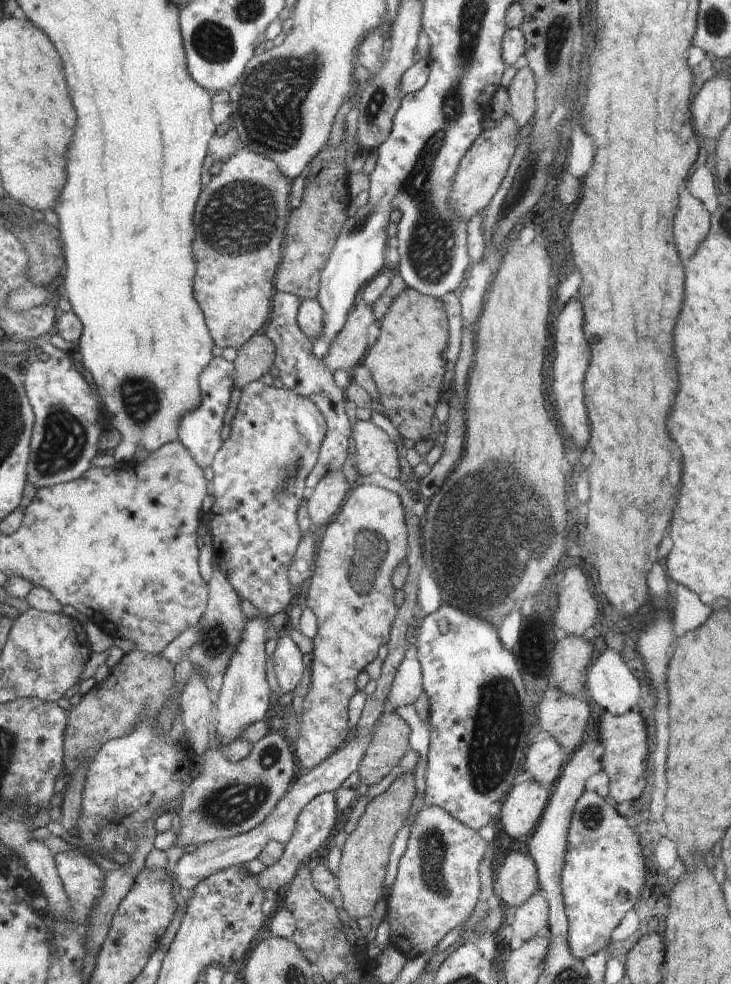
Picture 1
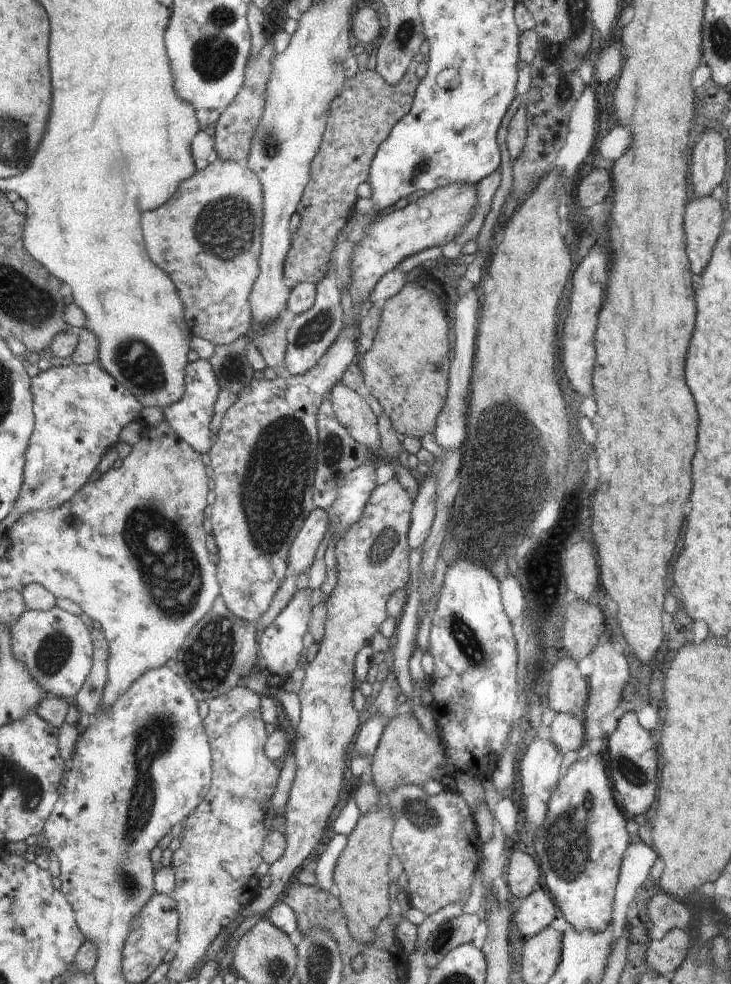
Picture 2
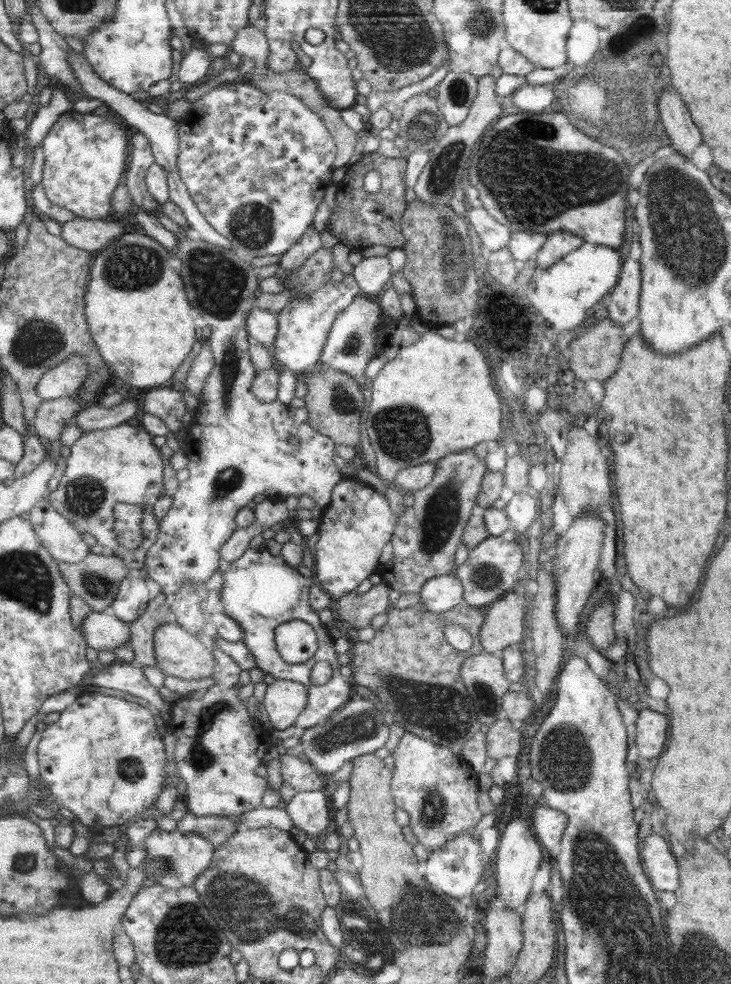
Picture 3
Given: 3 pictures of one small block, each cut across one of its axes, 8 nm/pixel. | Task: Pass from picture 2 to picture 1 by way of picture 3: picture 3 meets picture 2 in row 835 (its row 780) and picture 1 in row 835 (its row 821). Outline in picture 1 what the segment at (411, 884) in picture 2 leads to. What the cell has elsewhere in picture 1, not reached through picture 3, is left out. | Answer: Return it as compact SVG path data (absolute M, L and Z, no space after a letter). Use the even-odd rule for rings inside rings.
M426 806L416 816L414 824L411 826L411 834L408 840L408 848L404 852L404 856L400 858L400 864L398 864L398 875L396 881L390 890L389 896L387 896L387 914L385 919L388 920L391 926L390 944L398 949L401 949L409 957L420 956L432 949L434 949L439 942L454 928L462 924L468 917L473 914L478 903L478 897L480 896L480 880L479 880L479 866L480 860L482 860L485 850L488 844L480 837L479 831L466 827L461 821L453 818L445 809L438 806Z

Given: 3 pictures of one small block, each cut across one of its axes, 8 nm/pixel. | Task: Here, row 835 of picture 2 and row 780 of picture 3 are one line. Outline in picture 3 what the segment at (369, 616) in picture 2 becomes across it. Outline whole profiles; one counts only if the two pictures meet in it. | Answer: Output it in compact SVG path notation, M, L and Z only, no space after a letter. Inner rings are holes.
M280 756L281 778L297 792L328 789L328 779L302 756Z

